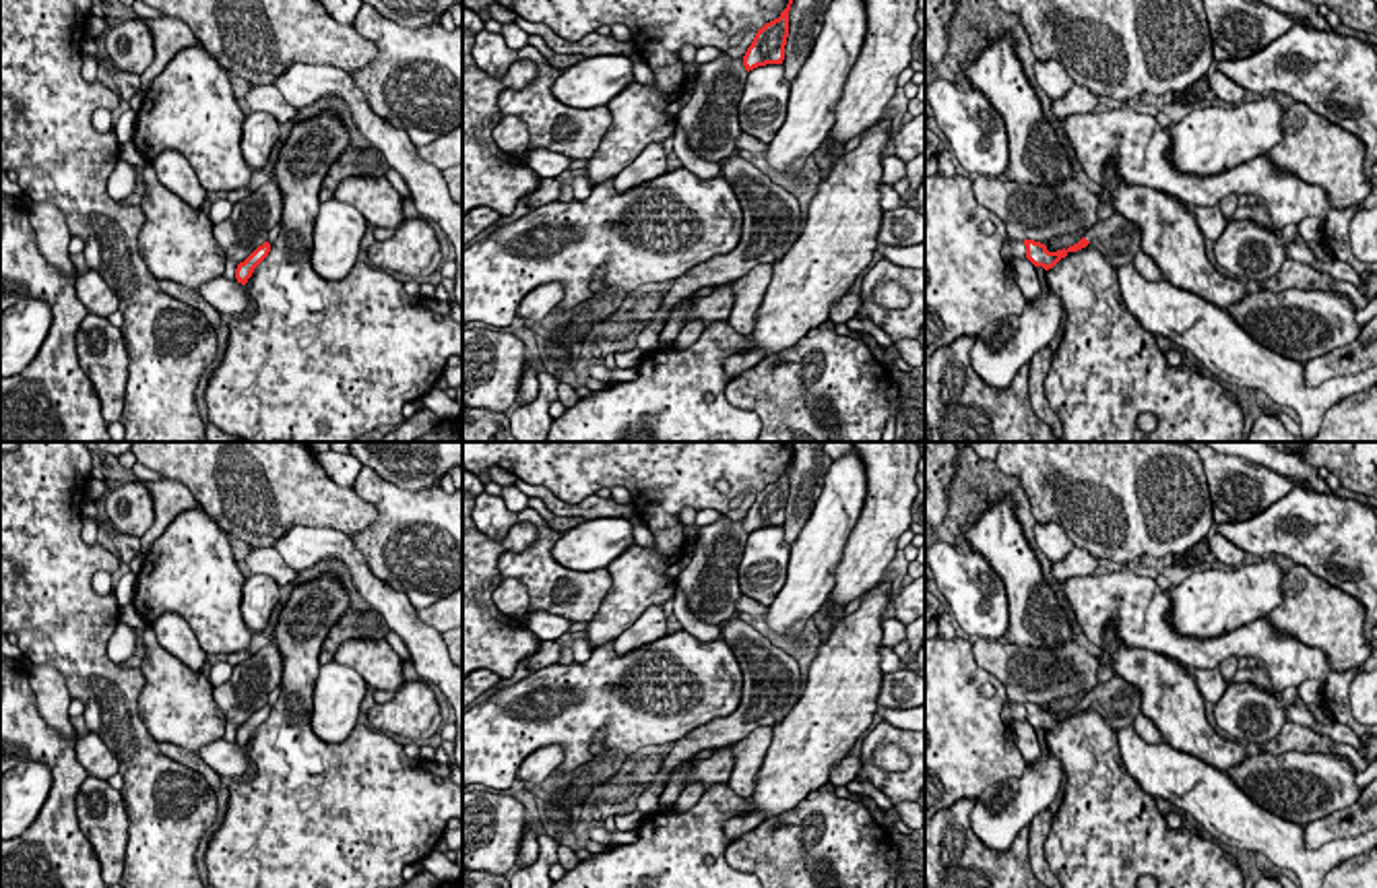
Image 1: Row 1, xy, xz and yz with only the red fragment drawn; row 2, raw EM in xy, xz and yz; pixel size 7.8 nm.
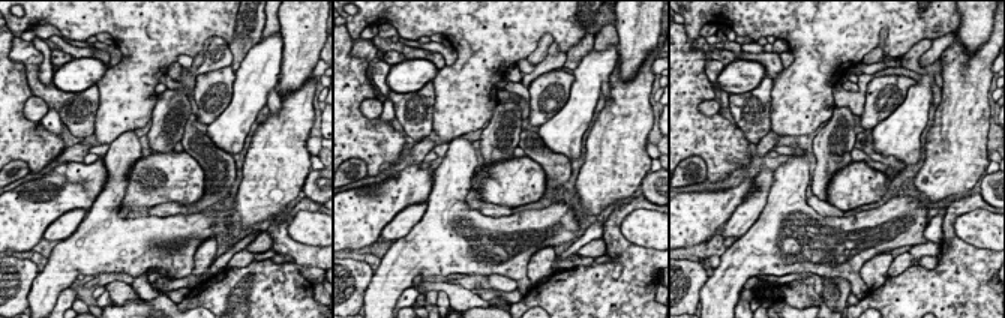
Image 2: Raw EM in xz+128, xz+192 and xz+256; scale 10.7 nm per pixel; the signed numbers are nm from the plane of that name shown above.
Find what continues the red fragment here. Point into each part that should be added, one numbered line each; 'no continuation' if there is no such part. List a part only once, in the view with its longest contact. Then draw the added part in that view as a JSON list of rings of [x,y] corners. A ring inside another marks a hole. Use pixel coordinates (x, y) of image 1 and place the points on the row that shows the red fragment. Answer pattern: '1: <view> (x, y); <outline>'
1: yz (1122, 238); [[[1119,213],[1109,219],[1100,219],[1088,233],[1086,240],[1098,240],[1107,250],[1107,260],[1113,268],[1121,268],[1133,262],[1135,254],[1142,250],[1140,227]]]

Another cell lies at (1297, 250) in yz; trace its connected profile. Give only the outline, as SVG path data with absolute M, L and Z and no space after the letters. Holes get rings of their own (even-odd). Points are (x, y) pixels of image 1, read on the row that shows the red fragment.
M1301 235L1286 246L1286 256L1313 266L1315 271L1327 273L1336 281L1346 281L1346 283L1352 283L1354 287L1363 287L1367 302L1373 302L1377 297L1377 273L1363 277L1348 262L1319 260L1313 256L1311 248Z

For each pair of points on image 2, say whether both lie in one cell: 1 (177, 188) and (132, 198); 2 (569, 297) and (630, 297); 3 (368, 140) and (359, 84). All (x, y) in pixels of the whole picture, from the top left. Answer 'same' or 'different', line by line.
1: same
2: same
3: same

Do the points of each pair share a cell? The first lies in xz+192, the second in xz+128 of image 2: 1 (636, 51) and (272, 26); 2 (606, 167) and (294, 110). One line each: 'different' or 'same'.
1: different
2: same

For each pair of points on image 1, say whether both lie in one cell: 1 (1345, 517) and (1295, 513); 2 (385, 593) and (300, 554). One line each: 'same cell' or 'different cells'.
1: same cell
2: same cell

